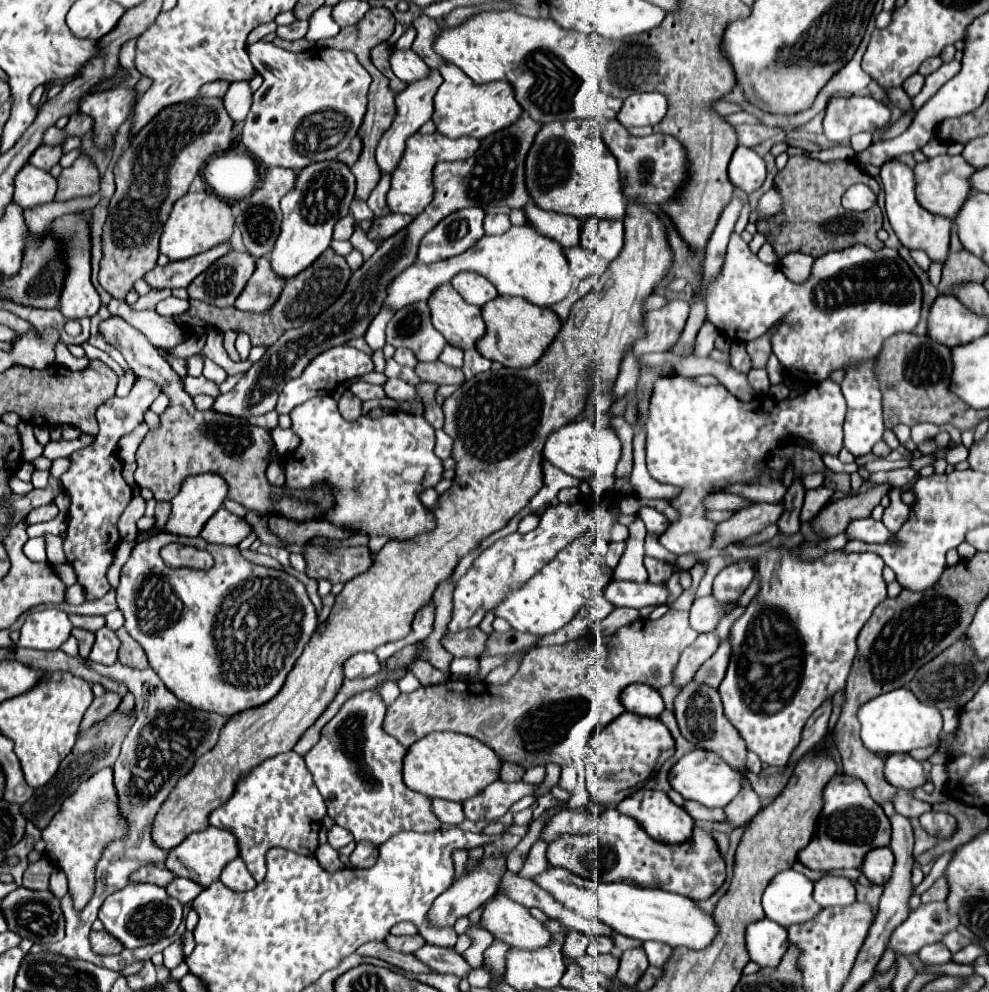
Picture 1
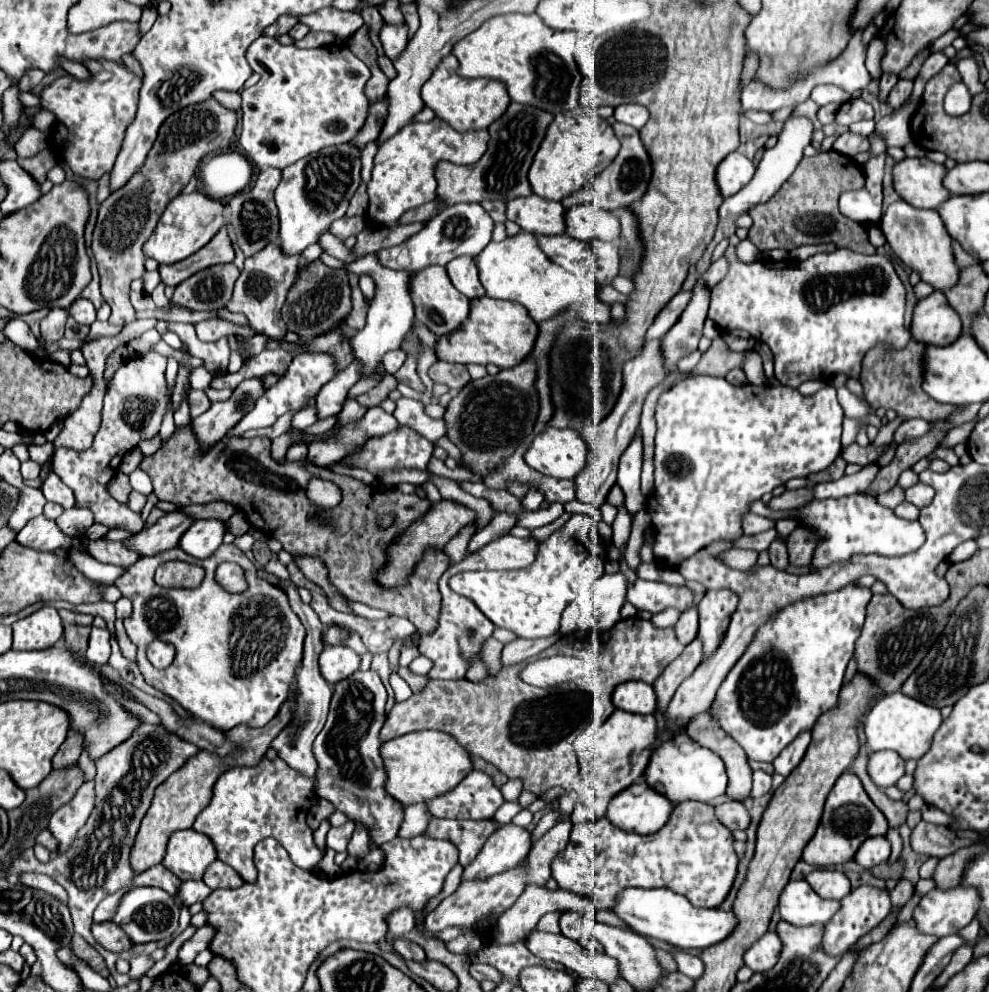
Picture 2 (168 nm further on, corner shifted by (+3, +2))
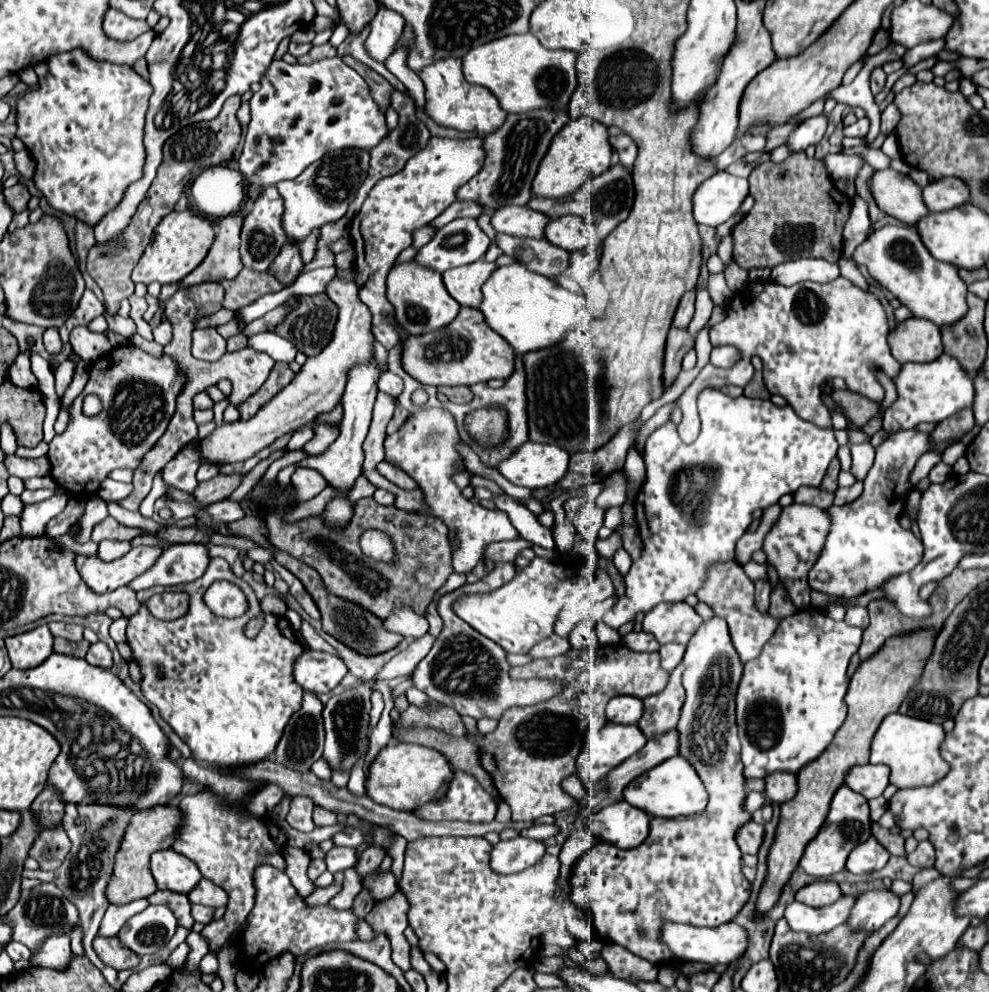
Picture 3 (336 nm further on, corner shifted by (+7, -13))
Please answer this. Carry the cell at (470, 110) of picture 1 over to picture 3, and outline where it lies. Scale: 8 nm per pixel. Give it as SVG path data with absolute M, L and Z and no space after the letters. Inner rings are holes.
M445 58L439 60L419 72L425 84L425 112L439 126L455 128L459 132L477 132L479 136L487 136L501 128L507 118L507 112L499 106L493 92L485 86L469 84L461 74L461 60Z

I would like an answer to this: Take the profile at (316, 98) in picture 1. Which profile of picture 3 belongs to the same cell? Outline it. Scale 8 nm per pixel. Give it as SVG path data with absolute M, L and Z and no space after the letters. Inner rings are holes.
M339 56L311 64L287 64L283 60L273 60L261 76L261 90L253 94L249 106L251 122L247 126L245 146L239 158L239 172L243 174L247 184L273 186L281 180L299 176L309 164L317 162L329 152L343 148L371 150L387 134L385 116L373 102L367 82Z

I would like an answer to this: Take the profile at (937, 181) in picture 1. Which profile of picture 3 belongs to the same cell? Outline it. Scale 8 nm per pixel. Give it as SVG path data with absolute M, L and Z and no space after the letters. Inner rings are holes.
M891 168L881 170L873 174L869 186L877 206L903 224L913 226L929 214L929 208L923 202L923 188L907 174Z

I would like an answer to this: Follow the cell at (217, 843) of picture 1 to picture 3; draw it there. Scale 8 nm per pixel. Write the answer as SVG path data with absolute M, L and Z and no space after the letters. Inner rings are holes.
M173 848L151 856L151 872L159 890L173 890L179 894L189 894L191 888L203 878L197 864Z

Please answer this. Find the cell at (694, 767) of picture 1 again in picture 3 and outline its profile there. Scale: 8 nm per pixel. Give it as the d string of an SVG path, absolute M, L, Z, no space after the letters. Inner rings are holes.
M675 756L673 760L665 760L657 764L657 768L651 768L649 772L637 776L637 780L629 782L627 788L623 790L623 800L645 810L651 816L677 818L677 816L691 816L703 812L709 796L695 768L683 756Z

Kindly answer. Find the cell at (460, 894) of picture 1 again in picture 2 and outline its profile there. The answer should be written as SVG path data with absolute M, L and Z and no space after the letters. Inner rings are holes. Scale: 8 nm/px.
M513 823L501 825L489 839L475 861L463 871L463 879L487 879L519 865L531 849L531 831Z

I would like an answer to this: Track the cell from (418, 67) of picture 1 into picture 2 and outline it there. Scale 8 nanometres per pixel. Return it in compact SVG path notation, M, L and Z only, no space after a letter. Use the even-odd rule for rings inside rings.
M383 23L383 27L381 27L381 31L379 31L379 41L381 41L381 45L383 45L383 49L385 49L385 55L391 59L391 61L395 61L399 55L401 55L401 51L405 49L405 45L407 45L407 25L403 23L403 25L391 25L391 23Z

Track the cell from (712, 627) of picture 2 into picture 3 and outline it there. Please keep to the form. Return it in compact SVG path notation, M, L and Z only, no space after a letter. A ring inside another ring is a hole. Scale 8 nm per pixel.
M713 616L705 620L697 632L691 636L687 644L687 652L683 658L683 686L687 692L687 700L681 710L681 720L677 724L681 736L681 756L687 758L697 770L709 792L709 804L703 812L693 816L679 818L653 818L651 832L647 840L631 850L621 850L609 842L597 842L589 848L571 868L571 876L567 878L567 900L583 912L593 914L595 930L601 938L615 942L629 952L653 962L653 964L675 964L677 958L657 940L657 928L663 920L683 922L691 926L719 926L731 922L743 904L749 898L751 884L741 874L741 850L733 840L733 832L741 826L741 822L751 820L741 804L745 800L747 788L741 776L741 758L739 758L739 740L735 726L735 692L741 680L743 664L737 660L737 652L733 652L733 644L729 638L729 630L725 620Z

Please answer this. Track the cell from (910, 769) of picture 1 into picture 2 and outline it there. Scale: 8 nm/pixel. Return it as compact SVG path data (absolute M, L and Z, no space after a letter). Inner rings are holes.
M875 751L869 755L867 773L877 787L891 787L905 773L905 761L893 751Z

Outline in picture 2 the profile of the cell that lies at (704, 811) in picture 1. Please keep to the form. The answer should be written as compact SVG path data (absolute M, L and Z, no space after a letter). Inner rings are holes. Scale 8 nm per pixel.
M723 803L723 805L717 805L715 813L717 813L717 819L725 827L729 827L731 831L733 829L745 831L749 827L749 823L751 823L751 815L749 815L749 811L745 809L743 803Z

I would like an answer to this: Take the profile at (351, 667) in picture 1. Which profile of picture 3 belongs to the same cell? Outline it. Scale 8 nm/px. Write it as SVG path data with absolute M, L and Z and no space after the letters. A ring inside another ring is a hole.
M309 650L295 664L295 682L313 694L327 694L347 674L347 666L341 658Z

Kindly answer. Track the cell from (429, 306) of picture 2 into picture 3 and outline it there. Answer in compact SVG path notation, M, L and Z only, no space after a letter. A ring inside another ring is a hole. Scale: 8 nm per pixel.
M405 262L401 266L391 268L387 276L387 300L393 304L395 318L401 324L401 328L405 328L405 332L413 336L429 334L433 330L449 326L461 310L461 306L449 296L441 280L441 274L421 268L413 262Z

